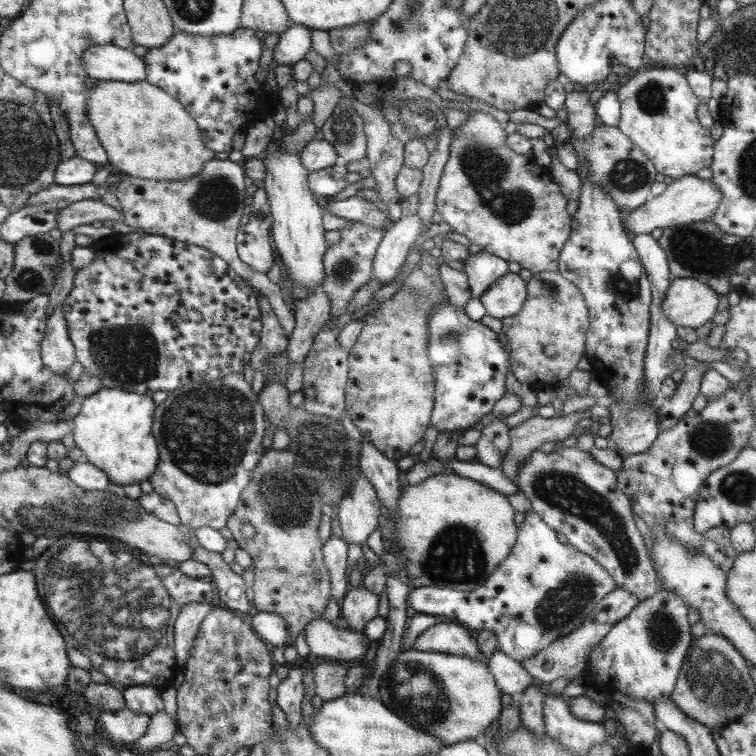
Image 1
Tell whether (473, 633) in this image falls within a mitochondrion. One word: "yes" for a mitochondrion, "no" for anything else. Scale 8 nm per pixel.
no

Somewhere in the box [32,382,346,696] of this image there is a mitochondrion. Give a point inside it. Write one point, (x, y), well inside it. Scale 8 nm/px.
(111, 603)

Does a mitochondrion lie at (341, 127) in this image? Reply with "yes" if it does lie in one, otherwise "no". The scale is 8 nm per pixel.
yes

